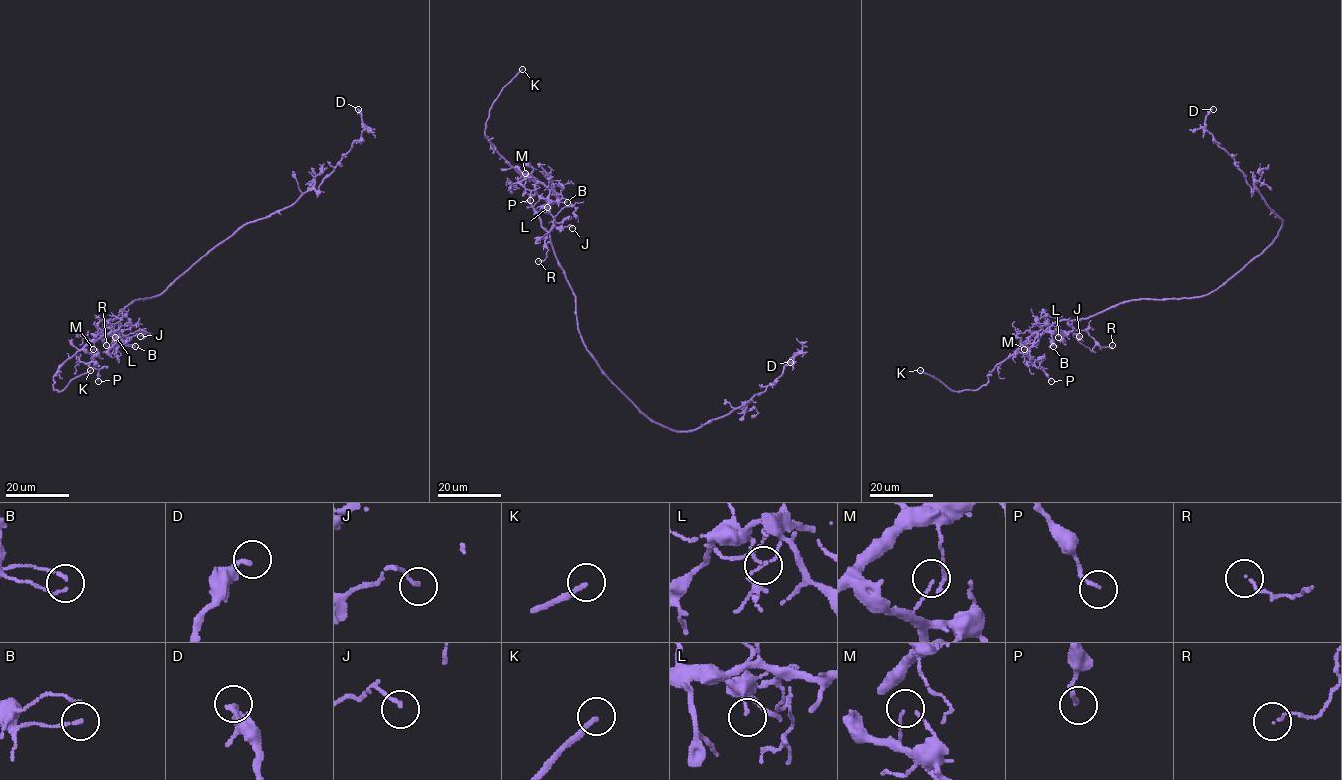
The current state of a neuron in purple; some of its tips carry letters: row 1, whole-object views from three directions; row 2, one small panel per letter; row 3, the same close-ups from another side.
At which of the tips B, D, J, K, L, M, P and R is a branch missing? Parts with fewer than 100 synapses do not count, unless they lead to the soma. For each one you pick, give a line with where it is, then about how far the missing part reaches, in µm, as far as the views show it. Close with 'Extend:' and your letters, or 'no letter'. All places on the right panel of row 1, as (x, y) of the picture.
K: place (920, 370); missing 35 µm
Extend: K

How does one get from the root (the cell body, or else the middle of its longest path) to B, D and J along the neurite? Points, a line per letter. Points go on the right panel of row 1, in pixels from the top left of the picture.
B: (1194, 297), (1123, 301), (1087, 318), (1057, 321), (1042, 333), (1034, 334), (1041, 330), (1049, 332), (1053, 346)
D: (1194, 297), (1224, 285), (1276, 238), (1281, 225), (1206, 129), (1213, 109)
J: (1194, 297), (1123, 301), (1087, 318), (1057, 321), (1042, 333), (1034, 334), (1041, 330), (1064, 330), (1079, 336)

